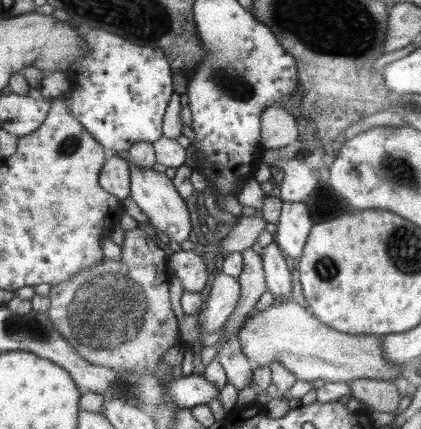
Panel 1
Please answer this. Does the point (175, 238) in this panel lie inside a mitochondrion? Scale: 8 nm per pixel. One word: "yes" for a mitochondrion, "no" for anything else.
no

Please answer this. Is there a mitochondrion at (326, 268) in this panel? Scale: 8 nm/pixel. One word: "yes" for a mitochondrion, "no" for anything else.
yes

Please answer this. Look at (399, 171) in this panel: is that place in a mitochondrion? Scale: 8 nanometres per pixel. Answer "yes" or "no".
yes

